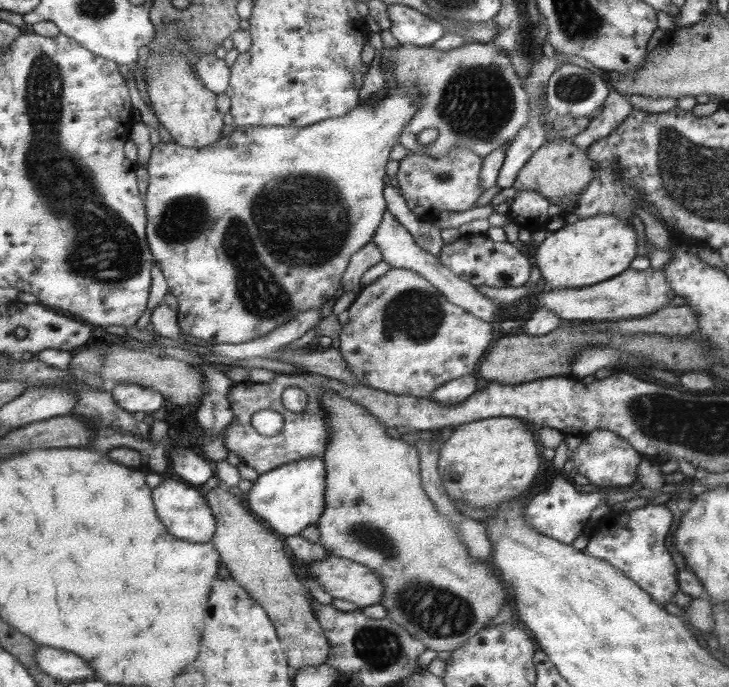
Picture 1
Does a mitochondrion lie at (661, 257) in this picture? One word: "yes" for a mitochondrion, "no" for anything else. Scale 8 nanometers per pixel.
no

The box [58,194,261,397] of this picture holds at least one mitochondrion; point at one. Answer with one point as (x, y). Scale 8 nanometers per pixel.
(185, 219)

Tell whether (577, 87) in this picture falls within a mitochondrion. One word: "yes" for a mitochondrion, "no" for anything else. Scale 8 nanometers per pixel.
yes

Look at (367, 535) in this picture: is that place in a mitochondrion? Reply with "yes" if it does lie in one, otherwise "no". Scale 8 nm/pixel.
yes

